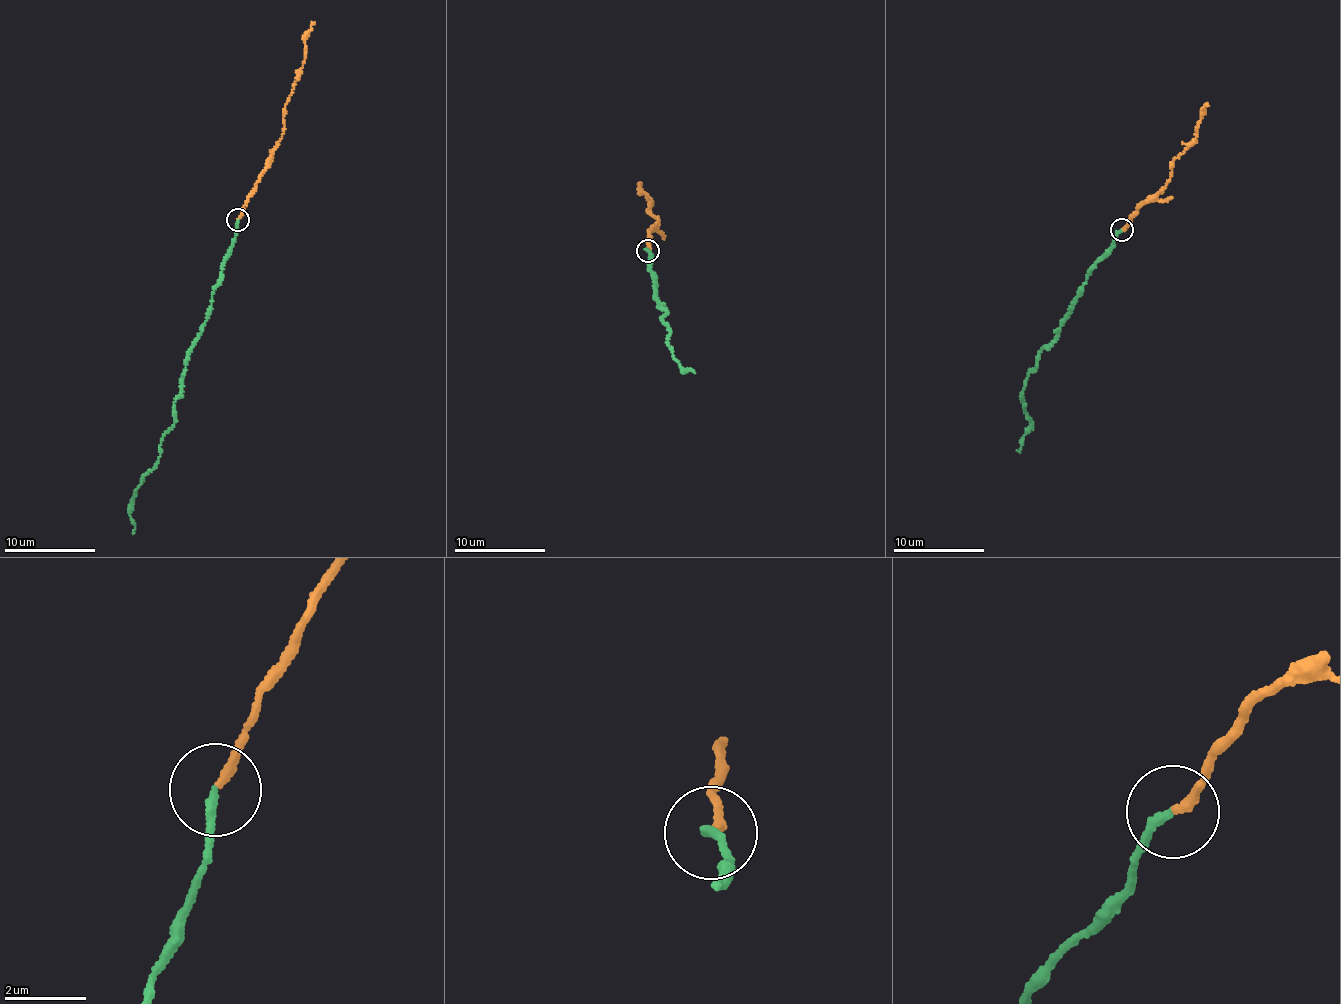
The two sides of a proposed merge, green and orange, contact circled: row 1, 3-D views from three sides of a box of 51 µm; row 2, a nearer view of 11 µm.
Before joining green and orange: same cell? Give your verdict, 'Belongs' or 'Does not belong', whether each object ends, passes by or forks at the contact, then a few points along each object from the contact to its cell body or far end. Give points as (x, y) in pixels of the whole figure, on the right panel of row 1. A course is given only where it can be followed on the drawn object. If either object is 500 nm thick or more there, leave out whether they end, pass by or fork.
Does not belong. At the ring green ends. At the ring orange ends. Course of green: (1122, 229), (1086, 279), (1057, 339), (1039, 350), (1024, 381), (1030, 421), (1019, 452). Course of orange: (1122, 229), (1147, 201), (1166, 186), (1172, 162), (1196, 138), (1201, 110), (1207, 104)

